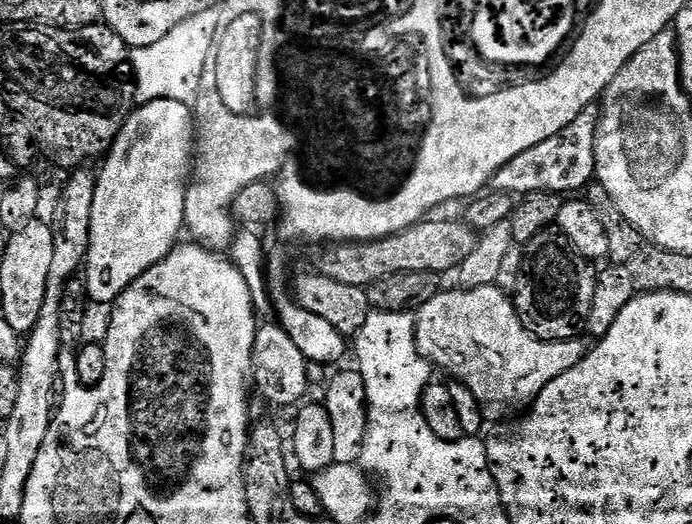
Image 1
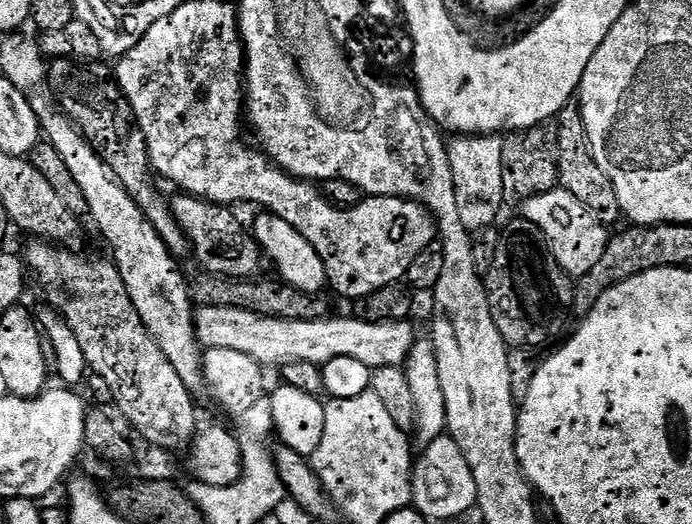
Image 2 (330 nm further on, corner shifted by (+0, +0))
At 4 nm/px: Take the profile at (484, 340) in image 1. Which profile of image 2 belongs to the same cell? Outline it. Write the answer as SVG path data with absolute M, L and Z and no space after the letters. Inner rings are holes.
M201 307L195 313L196 339L205 349L239 350L250 354L261 366L268 364L299 364L310 362L323 365L332 358L355 358L366 362L373 370L382 366L403 365L412 347L416 344L418 333L408 322L389 322L374 324L371 320L332 320L325 318L314 322L286 322L282 318L266 318L262 314L250 314L250 310L233 308Z

